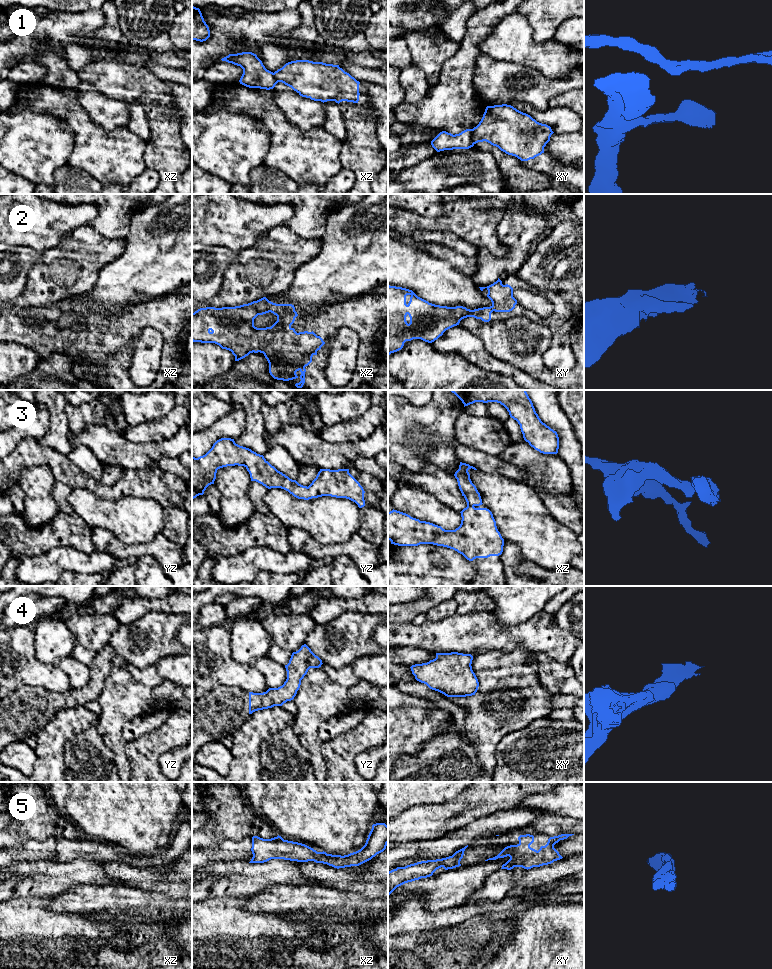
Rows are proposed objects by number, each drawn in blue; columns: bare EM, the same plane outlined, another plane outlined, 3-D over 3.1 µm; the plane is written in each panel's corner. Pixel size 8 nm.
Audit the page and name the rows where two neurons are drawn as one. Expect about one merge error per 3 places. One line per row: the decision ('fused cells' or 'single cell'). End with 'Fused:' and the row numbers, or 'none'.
1: fused cells
2: single cell
3: single cell
4: single cell
5: single cell
Fused: 1

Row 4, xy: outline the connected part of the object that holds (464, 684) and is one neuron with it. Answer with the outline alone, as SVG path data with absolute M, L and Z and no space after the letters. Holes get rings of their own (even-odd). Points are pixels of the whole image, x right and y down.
M458 652L436 653L436 658L427 663L412 665L411 671L415 679L426 684L430 689L447 697L466 697L475 695L479 682L472 670L473 656Z

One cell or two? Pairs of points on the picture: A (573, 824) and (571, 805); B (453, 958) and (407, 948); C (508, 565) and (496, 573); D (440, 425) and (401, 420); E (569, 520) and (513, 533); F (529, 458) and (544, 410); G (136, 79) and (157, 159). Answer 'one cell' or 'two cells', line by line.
A: two cells
B: one cell
C: two cells
D: one cell
E: two cells
F: two cells
G: one cell

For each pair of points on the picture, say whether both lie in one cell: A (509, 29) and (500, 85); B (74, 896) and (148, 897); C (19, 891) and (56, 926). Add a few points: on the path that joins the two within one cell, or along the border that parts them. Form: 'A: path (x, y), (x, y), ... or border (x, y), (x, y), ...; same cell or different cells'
A: border (484, 53), (497, 60), (516, 62), (527, 67); different cells
B: path (92, 898), (130, 898); same cell
C: border (26, 895), (15, 898); different cells

